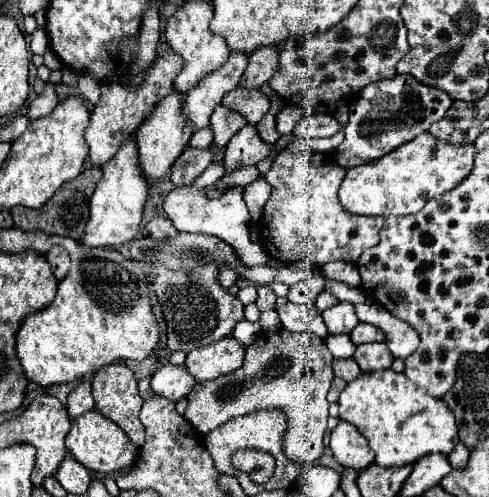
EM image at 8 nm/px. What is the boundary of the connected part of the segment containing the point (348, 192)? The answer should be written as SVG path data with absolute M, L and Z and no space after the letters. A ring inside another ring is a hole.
M423 133L405 143L405 147L397 147L397 151L377 159L377 163L349 169L339 189L339 201L343 209L357 215L389 217L417 213L429 199L453 189L469 175L473 153L473 145L451 145L435 139L431 133Z

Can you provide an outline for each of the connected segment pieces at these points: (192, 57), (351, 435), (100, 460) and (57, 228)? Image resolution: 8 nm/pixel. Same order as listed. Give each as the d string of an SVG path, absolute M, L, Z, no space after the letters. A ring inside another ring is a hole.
M185 1L177 9L177 13L167 21L167 27L165 27L167 43L171 45L173 51L177 51L183 57L183 69L175 77L175 89L181 91L181 93L187 93L201 77L219 69L221 63L225 63L229 53L231 53L229 47L225 47L225 39L221 39L219 35L213 35L209 31L211 19L213 19L213 5L211 3Z
M339 421L339 425L331 431L329 447L339 465L353 467L357 471L369 467L375 459L367 439L353 425L345 421Z
M91 409L89 413L71 421L71 431L67 433L65 445L67 445L67 451L81 465L97 473L127 471L135 463L135 455L137 455L137 449L133 447L131 439L121 431L121 427L117 427L111 419L101 415L97 409Z
M91 167L85 169L79 177L75 177L73 181L67 181L41 209L29 209L29 207L13 207L11 209L11 217L15 227L23 229L23 231L45 231L45 233L55 233L55 235L63 235L63 237L71 237L71 239L81 239L81 235L85 235L85 225L89 221L89 197L93 195L95 183L101 177L101 169Z

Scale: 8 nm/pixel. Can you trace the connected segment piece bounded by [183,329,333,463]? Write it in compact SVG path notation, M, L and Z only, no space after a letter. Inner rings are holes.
M285 329L261 332L247 347L245 363L235 373L223 375L209 383L195 383L187 397L185 419L199 431L209 433L225 421L257 409L279 407L287 415L285 455L293 461L313 463L321 457L323 435L327 429L327 393L333 381L333 355L323 339L311 333L296 333Z

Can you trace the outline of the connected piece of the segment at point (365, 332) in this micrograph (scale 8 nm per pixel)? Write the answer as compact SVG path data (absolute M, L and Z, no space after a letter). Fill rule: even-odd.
M357 323L357 327L351 331L351 341L355 345L361 345L361 343L373 343L373 341L385 341L385 333L371 325L371 323Z

